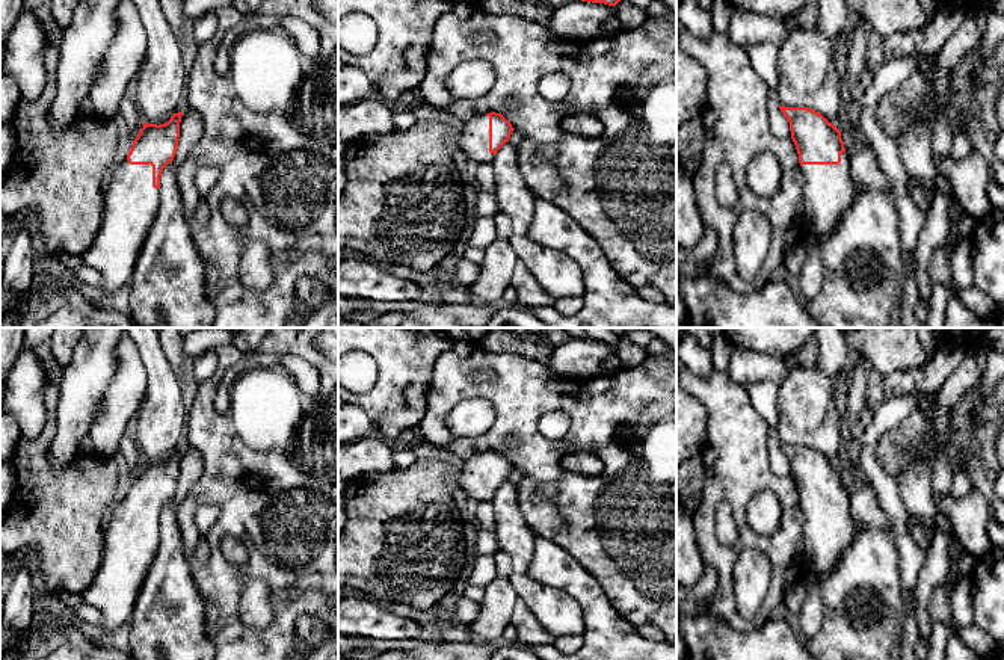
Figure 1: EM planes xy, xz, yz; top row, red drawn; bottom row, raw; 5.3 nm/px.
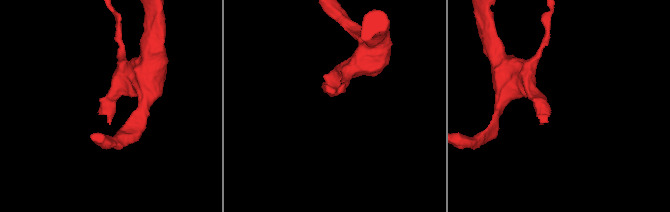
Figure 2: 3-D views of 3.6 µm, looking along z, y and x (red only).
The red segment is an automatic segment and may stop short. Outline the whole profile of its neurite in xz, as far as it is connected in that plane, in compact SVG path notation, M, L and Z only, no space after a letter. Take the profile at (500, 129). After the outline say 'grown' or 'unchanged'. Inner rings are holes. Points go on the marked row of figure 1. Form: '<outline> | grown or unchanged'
M491 112L465 121L453 142L468 154L470 160L489 165L497 151L509 142L513 130L501 113Z | grown

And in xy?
M183 112L165 124L143 122L125 159L110 172L103 224L77 263L100 272L106 293L130 284L142 245L160 208L160 177L174 160Z | grown

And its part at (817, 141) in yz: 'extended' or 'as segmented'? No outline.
extended

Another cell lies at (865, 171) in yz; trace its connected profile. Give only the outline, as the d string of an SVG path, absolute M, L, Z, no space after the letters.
M868 140L864 148L852 157L852 178L861 186L885 192L889 189L889 180L877 165L874 150Z

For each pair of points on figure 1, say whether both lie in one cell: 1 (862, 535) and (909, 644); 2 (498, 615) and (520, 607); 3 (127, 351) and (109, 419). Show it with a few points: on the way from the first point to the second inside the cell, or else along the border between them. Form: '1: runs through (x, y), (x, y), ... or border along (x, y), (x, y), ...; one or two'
1: border along (903, 598), (905, 635), (900, 644); two
2: border along (518, 600), (509, 622); two
3: runs through (127, 367), (127, 387), (120, 402); one

